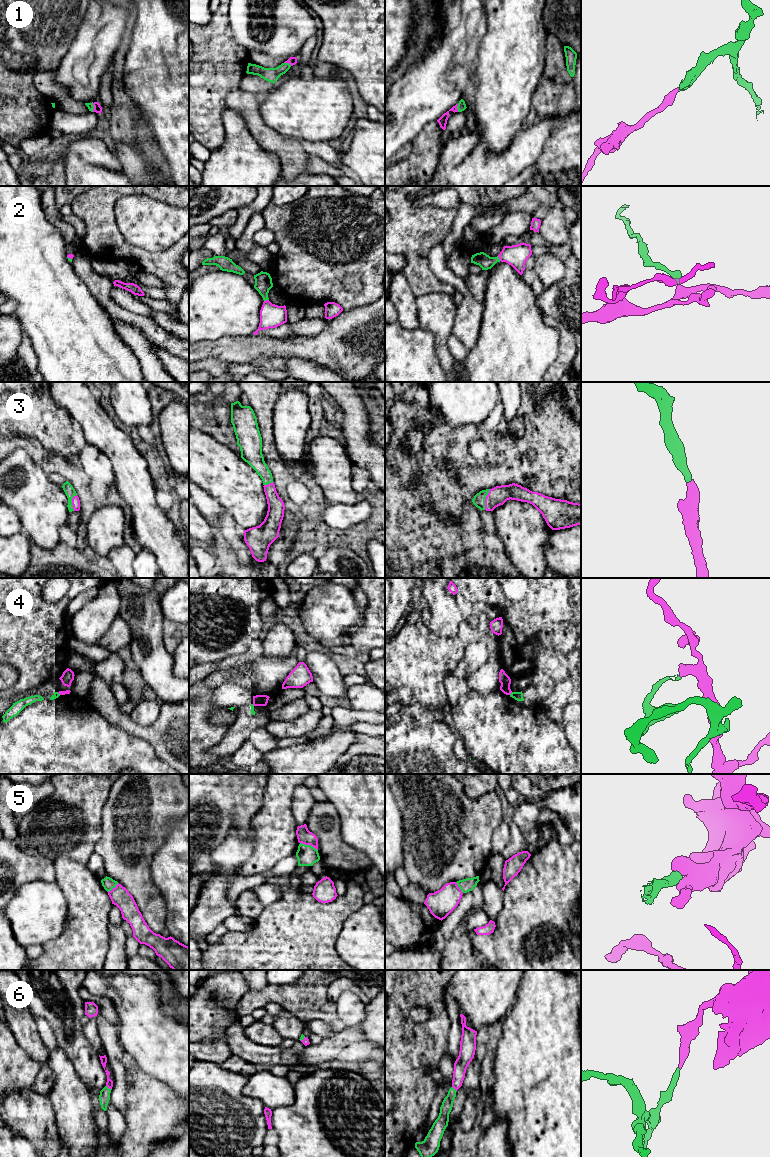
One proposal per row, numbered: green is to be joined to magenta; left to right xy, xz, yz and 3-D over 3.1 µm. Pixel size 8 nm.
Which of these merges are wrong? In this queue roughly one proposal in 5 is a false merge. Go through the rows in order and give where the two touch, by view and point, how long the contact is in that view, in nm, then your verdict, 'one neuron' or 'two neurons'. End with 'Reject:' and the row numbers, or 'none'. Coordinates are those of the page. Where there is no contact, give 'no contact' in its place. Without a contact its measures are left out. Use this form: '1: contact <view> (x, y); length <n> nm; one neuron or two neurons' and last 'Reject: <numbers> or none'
1: contact yz (456, 108); length 60 nm; one neuron
2: contact xz (266, 300); length 40 nm; one neuron
3: contact yz (485, 499); length 180 nm; one neuron
4: contact yz (510, 693); length 40 nm; two neurons
5: contact xz (309, 844); length 160 nm; two neurons
6: contact xy (109, 1088); length 60 nm; one neuron
Reject: 4, 5

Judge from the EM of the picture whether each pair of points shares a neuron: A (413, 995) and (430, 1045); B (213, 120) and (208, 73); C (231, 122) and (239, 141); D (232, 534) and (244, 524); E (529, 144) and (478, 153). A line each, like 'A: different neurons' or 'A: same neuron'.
A: same neuron
B: same neuron
C: same neuron
D: different neurons
E: same neuron

